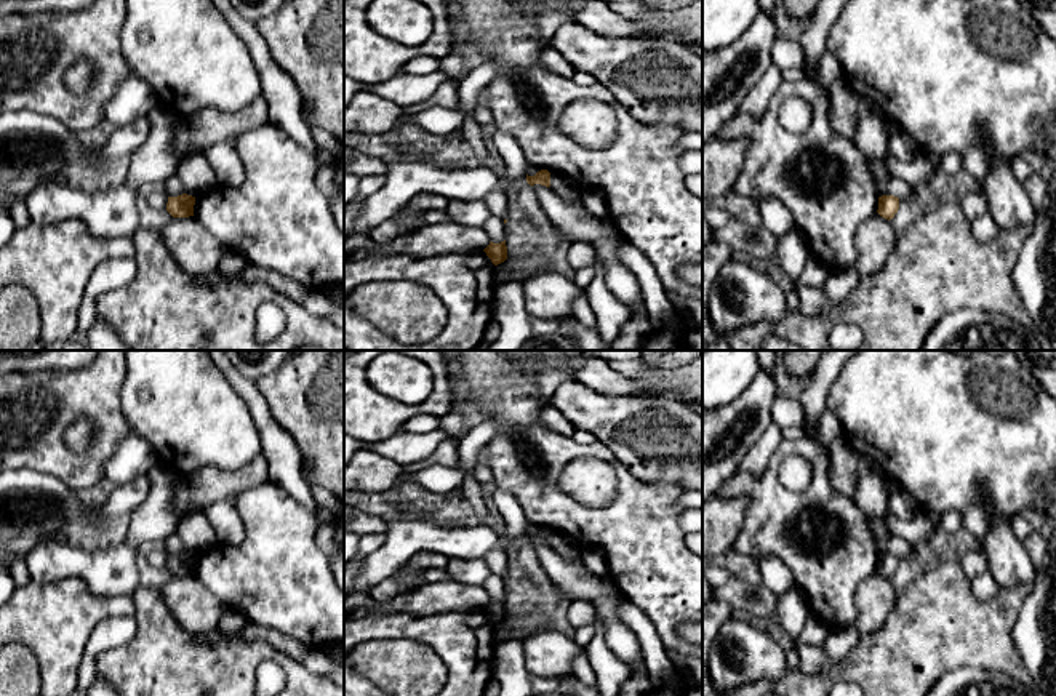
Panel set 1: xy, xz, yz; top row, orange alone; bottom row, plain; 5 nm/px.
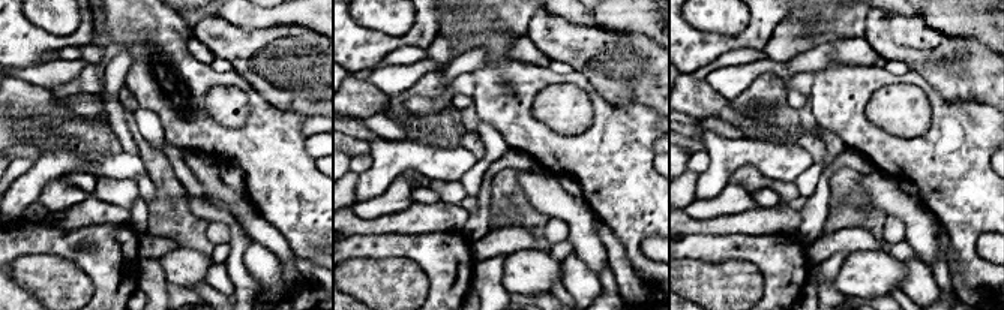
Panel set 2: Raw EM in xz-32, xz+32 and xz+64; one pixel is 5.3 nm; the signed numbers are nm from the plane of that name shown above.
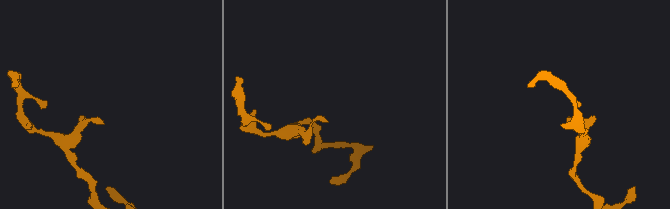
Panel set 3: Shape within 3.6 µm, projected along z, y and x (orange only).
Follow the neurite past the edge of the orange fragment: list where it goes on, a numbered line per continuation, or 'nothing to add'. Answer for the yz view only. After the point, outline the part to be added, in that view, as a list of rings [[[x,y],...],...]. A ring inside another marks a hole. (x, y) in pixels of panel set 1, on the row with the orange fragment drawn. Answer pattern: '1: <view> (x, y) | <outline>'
nothing to add

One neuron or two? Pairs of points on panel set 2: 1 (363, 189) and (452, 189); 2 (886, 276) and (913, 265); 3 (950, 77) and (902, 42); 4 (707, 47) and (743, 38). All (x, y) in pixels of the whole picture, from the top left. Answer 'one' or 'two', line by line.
1: two
2: two
3: one
4: one

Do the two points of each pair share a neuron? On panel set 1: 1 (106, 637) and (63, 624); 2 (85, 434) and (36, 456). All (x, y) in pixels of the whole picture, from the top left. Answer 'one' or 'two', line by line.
1: two
2: two

